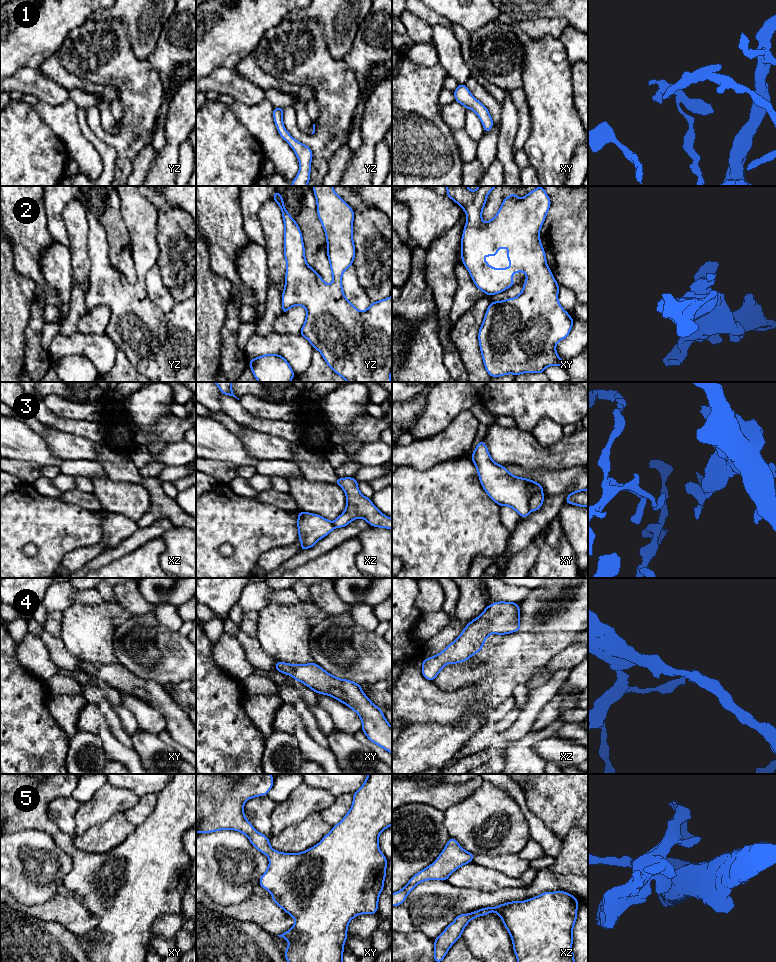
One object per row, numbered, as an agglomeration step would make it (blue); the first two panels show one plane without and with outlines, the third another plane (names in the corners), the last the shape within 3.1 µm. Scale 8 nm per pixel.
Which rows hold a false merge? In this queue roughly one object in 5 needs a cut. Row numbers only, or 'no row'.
3

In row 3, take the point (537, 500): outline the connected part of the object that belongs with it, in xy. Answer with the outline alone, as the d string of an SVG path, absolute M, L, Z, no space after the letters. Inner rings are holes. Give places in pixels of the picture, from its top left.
M543 493L533 495L533 497L531 498L531 500L529 502L530 510L531 511L539 510L543 504L543 502L544 502L544 494Z

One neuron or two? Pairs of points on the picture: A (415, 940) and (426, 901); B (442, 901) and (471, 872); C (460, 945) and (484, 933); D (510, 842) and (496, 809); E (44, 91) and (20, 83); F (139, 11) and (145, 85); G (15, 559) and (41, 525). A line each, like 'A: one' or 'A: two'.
A: two
B: two
C: two
D: one
E: one
F: two
G: one

